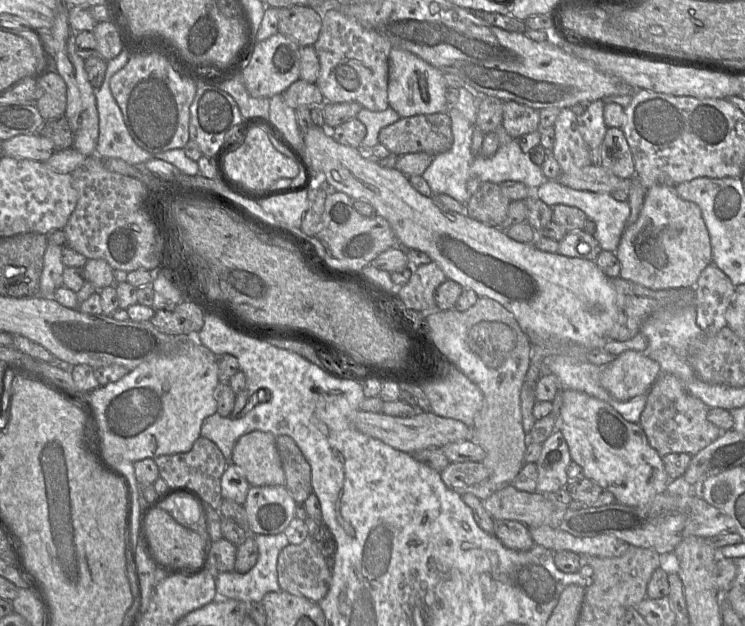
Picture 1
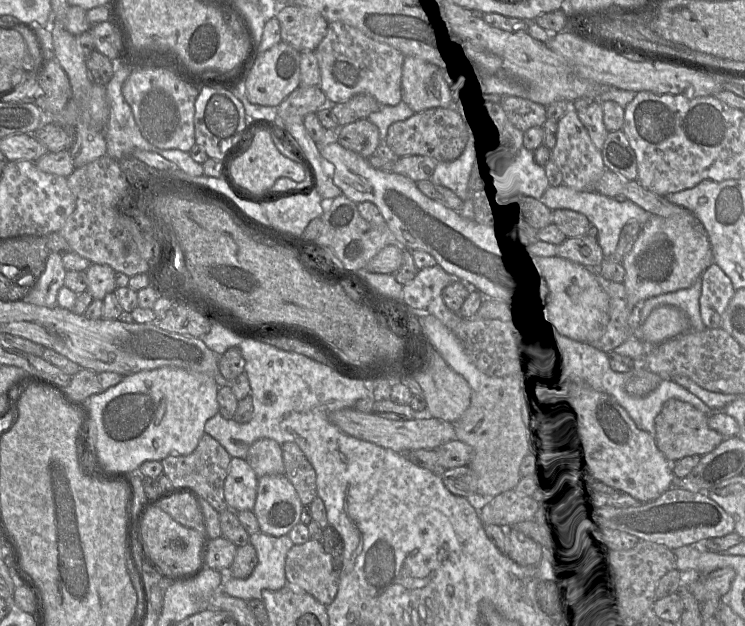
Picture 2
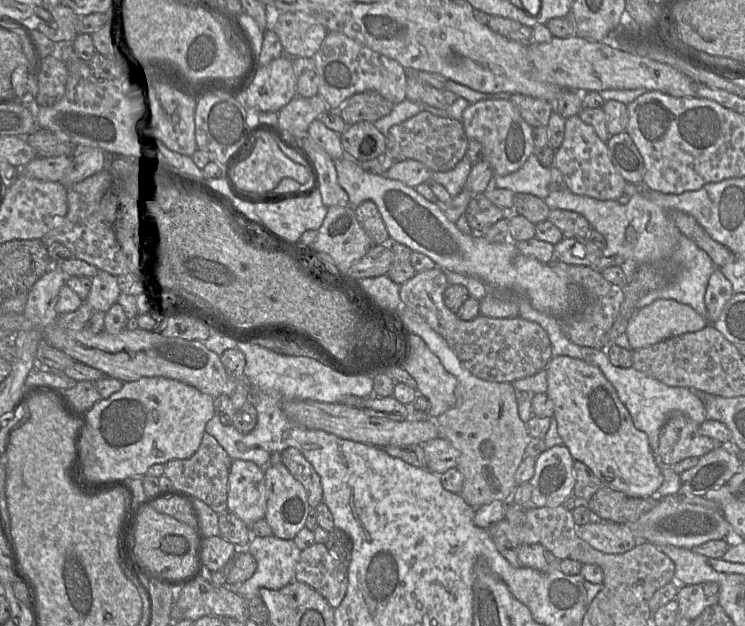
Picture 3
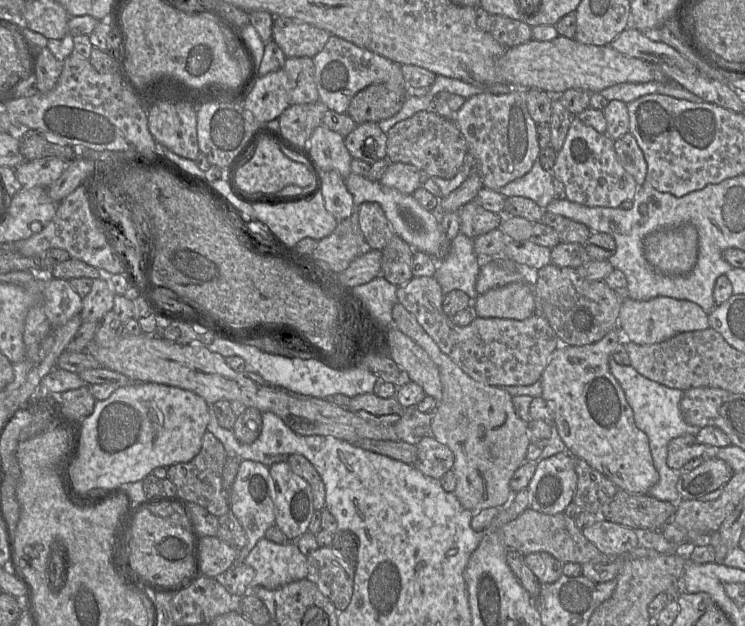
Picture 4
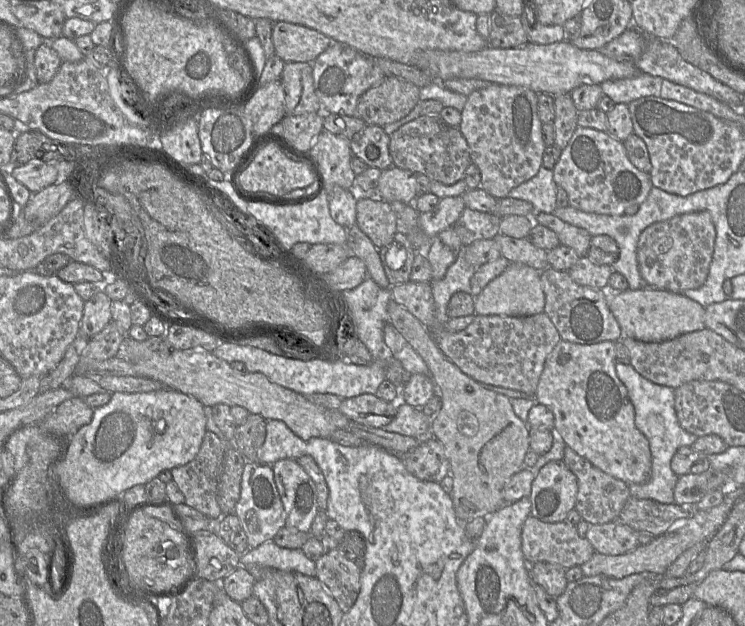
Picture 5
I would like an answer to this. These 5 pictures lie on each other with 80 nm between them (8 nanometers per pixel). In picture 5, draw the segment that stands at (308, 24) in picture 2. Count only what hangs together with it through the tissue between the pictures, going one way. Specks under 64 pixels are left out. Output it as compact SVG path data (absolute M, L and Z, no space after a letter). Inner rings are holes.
M283 21L273 22L272 40L276 55L285 63L313 63L332 41L317 30Z

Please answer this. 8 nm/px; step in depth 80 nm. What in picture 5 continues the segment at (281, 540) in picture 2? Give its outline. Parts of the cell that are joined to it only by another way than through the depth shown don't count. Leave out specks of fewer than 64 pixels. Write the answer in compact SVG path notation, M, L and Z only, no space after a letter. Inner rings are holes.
M273 540L256 548L248 549L240 556L240 566L248 569L258 579L258 572L264 569L298 572L316 577L315 561L306 557L301 549L278 546Z

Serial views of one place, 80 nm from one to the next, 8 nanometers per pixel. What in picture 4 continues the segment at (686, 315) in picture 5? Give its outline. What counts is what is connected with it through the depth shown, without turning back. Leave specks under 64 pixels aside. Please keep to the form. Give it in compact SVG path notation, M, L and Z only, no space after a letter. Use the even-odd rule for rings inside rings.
M655 297L648 301L624 298L618 316L618 328L627 341L638 345L652 345L673 336L709 328L708 314L697 304L670 297Z

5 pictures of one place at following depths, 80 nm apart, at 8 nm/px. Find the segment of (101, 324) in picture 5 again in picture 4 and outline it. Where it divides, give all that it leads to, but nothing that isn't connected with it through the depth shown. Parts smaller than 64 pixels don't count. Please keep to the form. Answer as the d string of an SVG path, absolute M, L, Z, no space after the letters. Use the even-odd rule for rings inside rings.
M93 279L90 292L82 299L82 322L99 322L114 307L115 293L106 279Z

